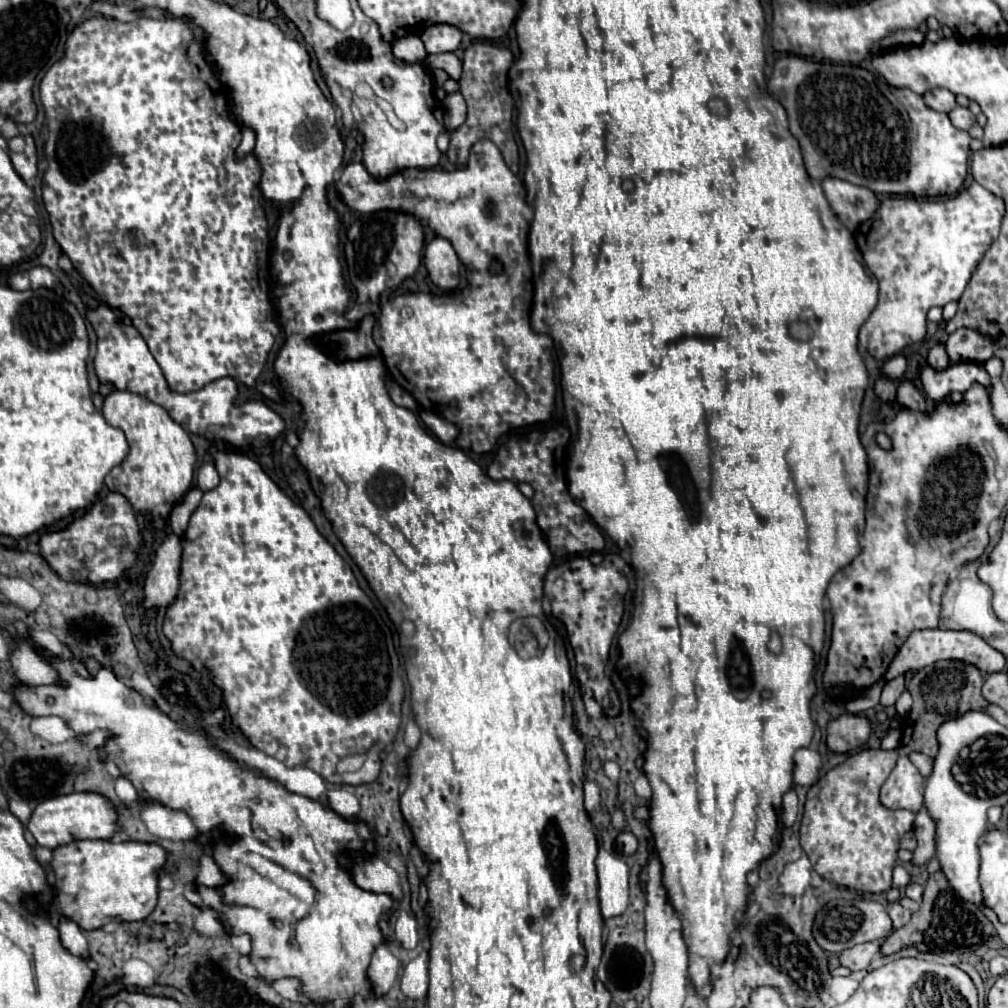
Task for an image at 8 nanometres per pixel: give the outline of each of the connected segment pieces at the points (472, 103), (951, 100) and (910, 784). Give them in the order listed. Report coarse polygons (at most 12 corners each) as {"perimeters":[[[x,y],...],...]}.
{"perimeters":[[[473,42],[463,56],[467,120],[451,134],[447,158],[467,164],[471,144],[491,140],[511,172],[509,48]],[[943,88],[925,92],[931,110],[951,112],[957,106],[955,94]],[[901,756],[881,786],[889,810],[921,810],[923,776]]]}

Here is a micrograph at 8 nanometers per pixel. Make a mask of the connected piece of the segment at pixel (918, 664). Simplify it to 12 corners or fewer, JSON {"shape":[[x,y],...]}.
{"shape":[[915,630],[885,682],[939,660],[959,660],[983,676],[1005,656],[971,632]]}

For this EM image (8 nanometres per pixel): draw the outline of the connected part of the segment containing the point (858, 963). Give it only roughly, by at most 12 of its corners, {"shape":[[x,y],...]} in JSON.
{"shape":[[865,942],[839,954],[839,964],[865,970],[881,942]]}

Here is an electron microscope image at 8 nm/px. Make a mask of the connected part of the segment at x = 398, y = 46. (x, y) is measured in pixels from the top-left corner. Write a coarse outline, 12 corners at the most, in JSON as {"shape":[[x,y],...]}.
{"shape":[[418,35],[391,42],[395,58],[423,62],[427,56]]}

